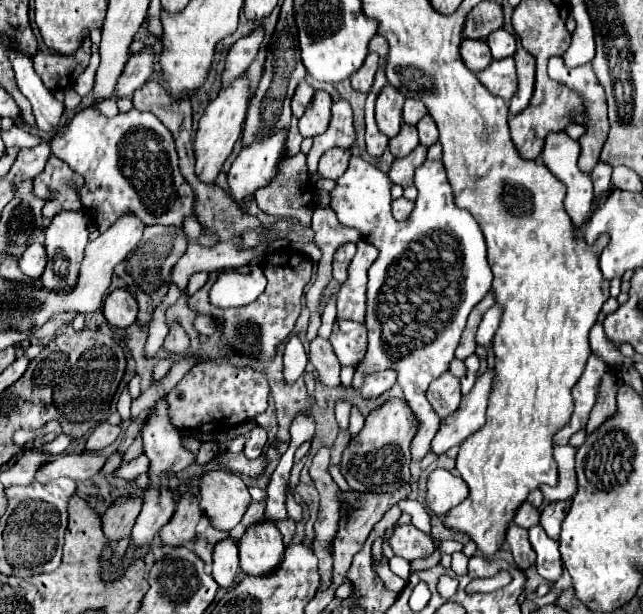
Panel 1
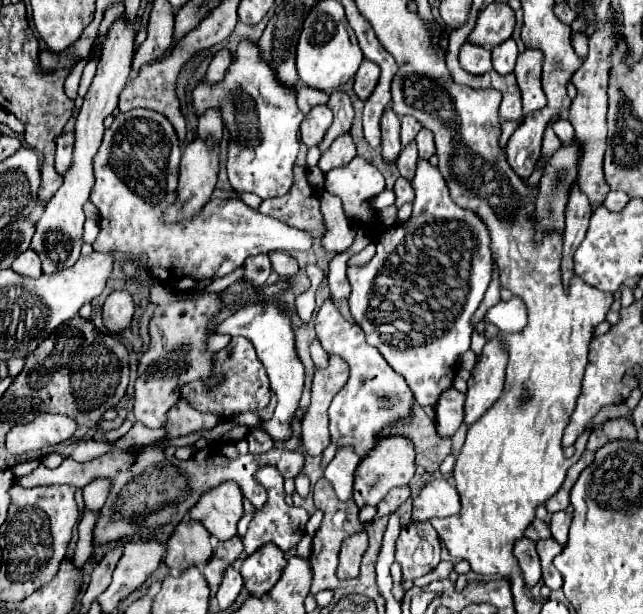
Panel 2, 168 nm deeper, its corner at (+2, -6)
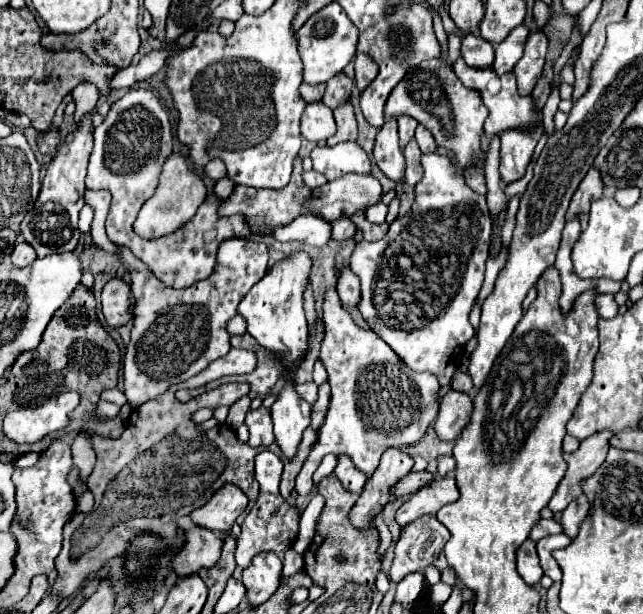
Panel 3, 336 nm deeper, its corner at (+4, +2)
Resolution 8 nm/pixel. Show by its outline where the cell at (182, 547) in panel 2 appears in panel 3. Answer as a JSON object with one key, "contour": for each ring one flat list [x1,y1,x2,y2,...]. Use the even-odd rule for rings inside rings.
{"contour":[[193,524,185,530,185,544,171,558,171,566,179,576,189,576,201,568,211,568,221,556,223,540,219,540,211,530]]}

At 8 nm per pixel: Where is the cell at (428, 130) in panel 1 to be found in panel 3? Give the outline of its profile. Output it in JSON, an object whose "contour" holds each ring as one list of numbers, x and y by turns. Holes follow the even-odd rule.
{"contour":[[421,124,415,130,415,140,417,140,417,144,419,144,419,148,421,148,423,154,429,154,429,152,435,152,437,150,431,132,425,126,421,126]]}

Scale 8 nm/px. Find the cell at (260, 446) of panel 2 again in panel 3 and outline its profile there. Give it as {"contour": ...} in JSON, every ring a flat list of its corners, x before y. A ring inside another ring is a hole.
{"contour":[[259,408,247,414,245,424,249,428,249,446,269,446,271,442,275,442,273,436,273,422,271,422,271,414,269,408]]}

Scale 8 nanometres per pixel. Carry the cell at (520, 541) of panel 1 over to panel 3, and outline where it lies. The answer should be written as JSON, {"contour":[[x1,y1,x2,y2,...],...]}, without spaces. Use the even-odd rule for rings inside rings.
{"contour":[[529,538,517,550,517,572,521,574,521,578,529,586,535,586,543,576,541,566,539,566,539,558,535,552,535,542]]}

